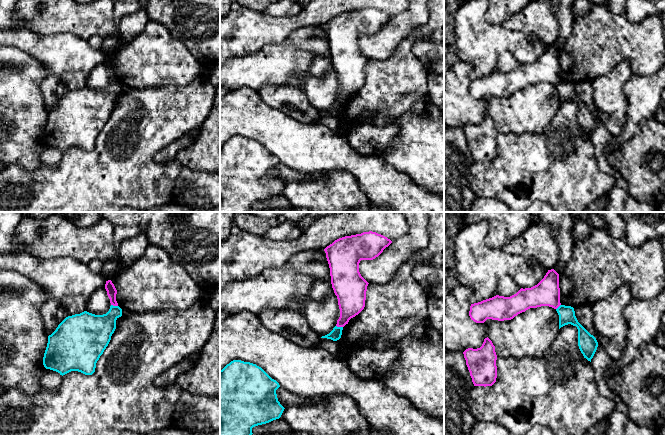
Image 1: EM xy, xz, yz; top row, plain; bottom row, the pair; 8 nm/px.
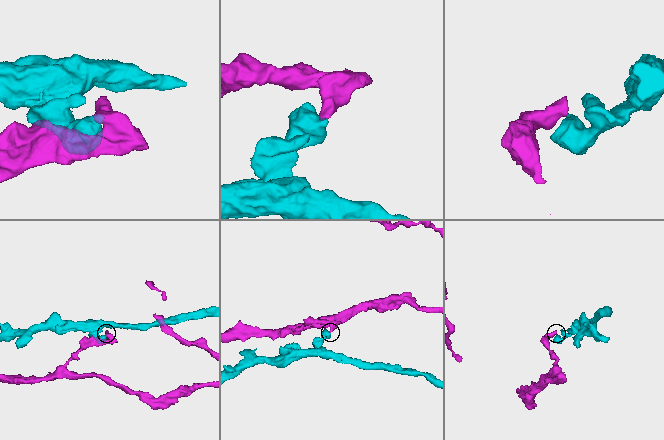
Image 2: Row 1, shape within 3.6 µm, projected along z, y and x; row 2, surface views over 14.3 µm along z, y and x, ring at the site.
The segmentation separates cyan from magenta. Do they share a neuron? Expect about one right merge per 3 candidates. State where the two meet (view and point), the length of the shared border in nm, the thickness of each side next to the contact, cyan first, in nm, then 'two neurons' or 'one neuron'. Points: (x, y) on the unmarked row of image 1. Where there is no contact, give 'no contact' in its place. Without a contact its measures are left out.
xy (114, 82) | 60 nm | 260/80 nm | two neurons

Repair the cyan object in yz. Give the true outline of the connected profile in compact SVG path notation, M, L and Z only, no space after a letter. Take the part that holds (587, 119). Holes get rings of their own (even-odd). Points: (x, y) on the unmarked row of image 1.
M560 81L556 87L559 91L559 105L568 100L577 103L579 125L584 134L591 138L598 123L596 114L578 98L573 83Z

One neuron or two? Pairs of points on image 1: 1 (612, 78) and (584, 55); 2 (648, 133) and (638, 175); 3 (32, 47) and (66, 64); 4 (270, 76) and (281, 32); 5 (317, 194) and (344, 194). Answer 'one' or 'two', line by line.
1: two
2: one
3: one
4: two
5: one

